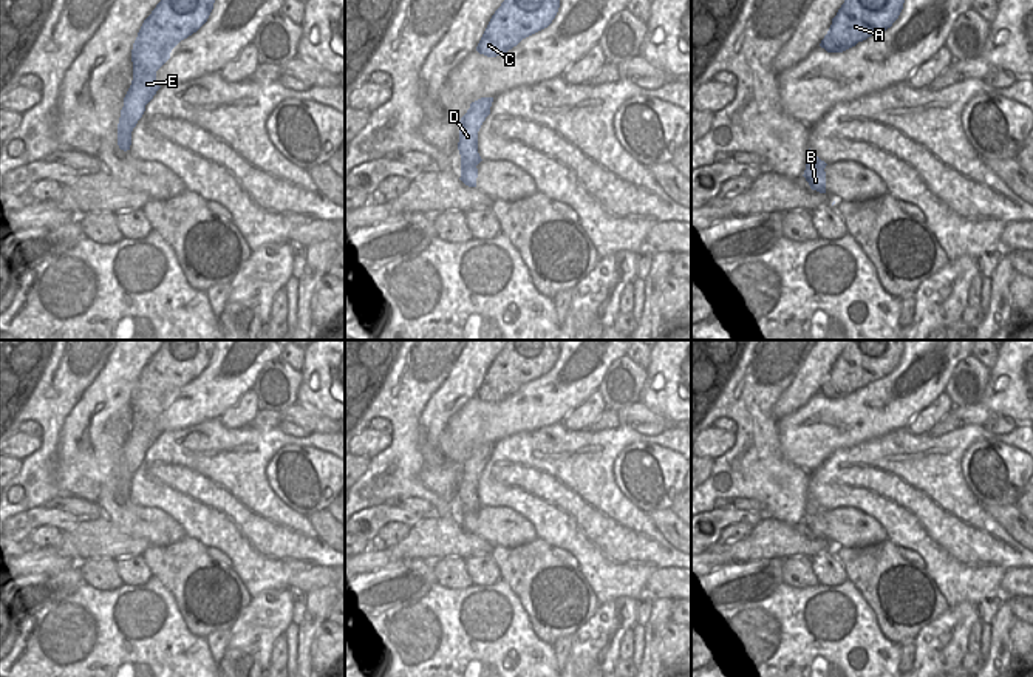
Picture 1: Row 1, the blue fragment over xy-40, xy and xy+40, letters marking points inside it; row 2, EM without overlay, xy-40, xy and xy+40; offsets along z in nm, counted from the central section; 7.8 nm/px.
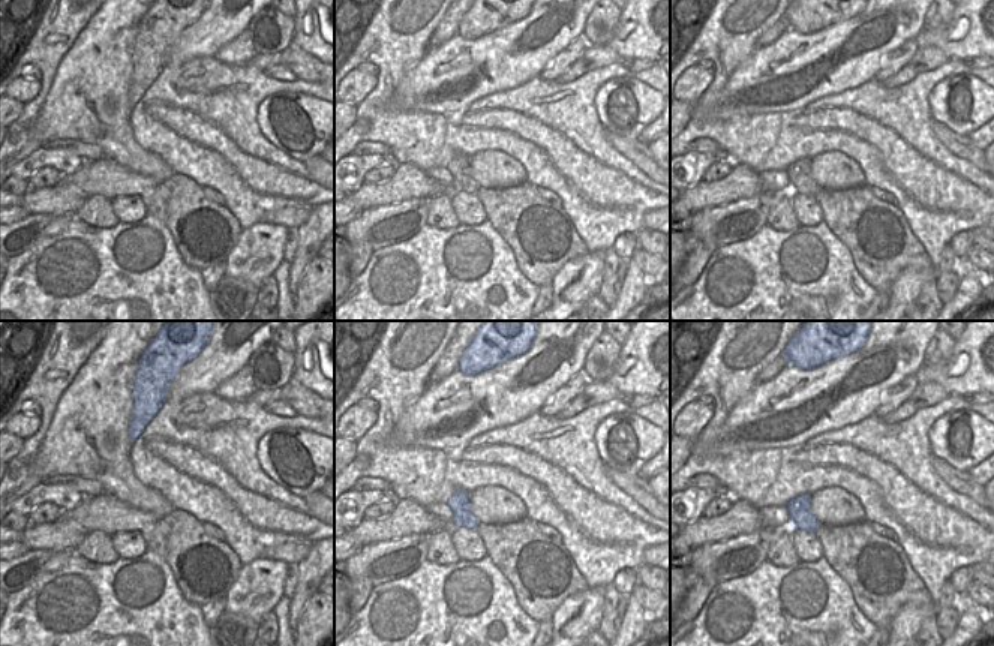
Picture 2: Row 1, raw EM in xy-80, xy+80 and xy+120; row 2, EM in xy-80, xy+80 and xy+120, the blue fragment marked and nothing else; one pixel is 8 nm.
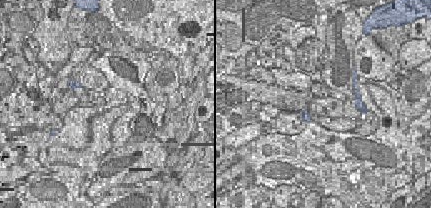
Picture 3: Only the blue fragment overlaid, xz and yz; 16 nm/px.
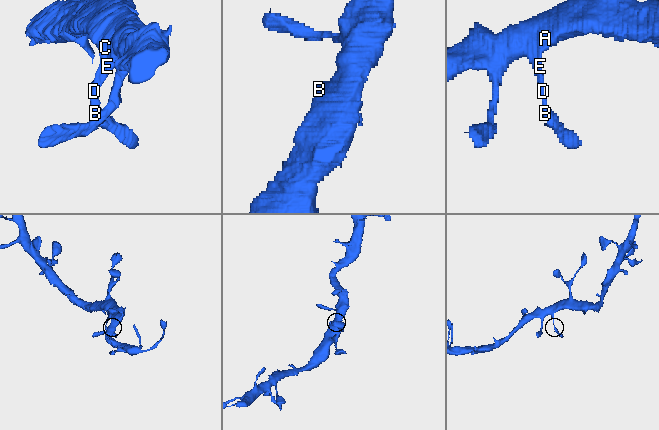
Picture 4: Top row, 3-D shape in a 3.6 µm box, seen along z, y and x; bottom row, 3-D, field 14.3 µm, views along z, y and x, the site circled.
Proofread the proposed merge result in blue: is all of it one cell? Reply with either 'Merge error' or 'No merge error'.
No merge error

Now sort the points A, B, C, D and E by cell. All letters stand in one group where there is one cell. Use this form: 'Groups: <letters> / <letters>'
Groups: A B C D E

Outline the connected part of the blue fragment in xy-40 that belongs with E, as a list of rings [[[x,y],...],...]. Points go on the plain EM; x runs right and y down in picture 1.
[[[164,340],[144,366],[131,396],[133,427],[124,444],[118,470],[118,492],[127,498],[131,478],[145,451],[161,434],[156,417],[170,405],[172,396],[196,379],[209,365],[216,340]]]

